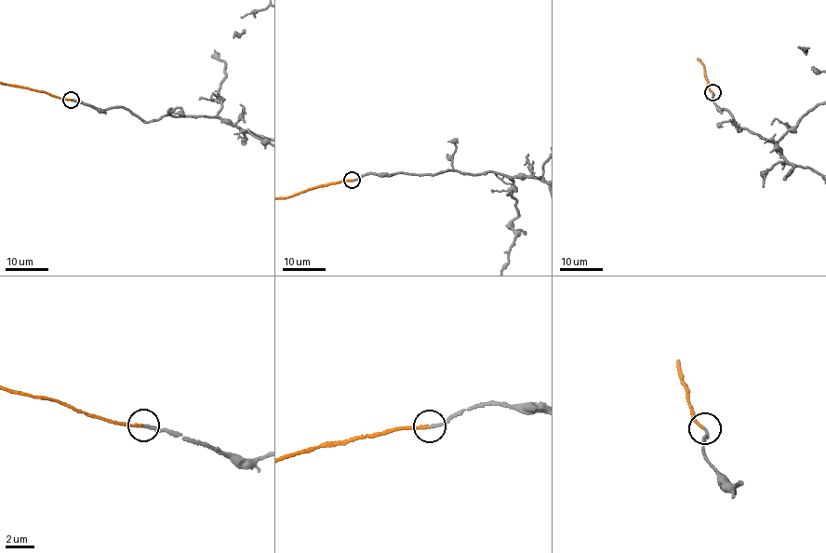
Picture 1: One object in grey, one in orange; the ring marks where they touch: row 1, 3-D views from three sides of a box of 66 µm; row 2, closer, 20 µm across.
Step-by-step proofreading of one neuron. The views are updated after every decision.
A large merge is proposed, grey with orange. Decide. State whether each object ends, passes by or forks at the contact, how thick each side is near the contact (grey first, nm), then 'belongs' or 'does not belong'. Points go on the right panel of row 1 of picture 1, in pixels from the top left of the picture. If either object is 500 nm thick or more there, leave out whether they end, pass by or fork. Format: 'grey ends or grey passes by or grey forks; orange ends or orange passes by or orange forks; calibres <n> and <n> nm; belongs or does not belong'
grey ends; orange ends; calibres 180 and 200 nm; belongs

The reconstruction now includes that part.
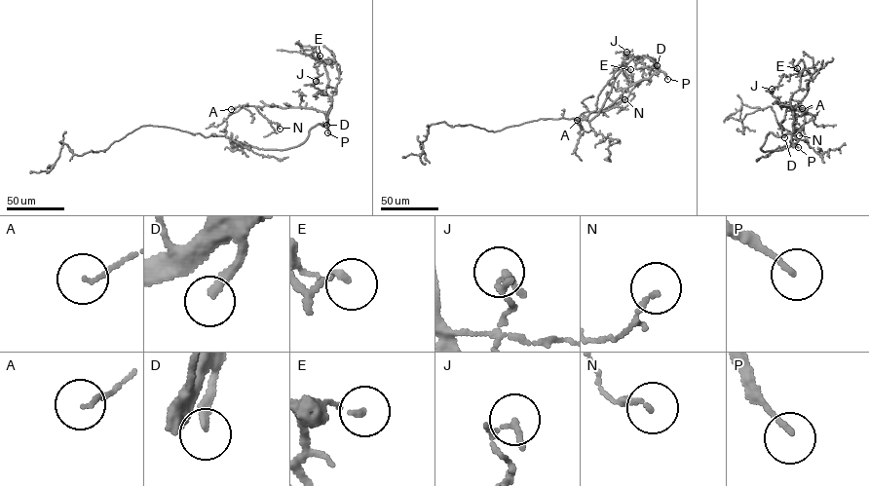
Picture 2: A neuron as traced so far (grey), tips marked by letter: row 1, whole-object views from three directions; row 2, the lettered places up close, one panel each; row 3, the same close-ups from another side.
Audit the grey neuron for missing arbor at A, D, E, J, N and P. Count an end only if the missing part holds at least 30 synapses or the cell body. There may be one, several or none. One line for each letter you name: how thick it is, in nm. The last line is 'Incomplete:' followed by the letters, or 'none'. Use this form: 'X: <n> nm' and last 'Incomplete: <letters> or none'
D: 240 nm
P: 140 nm
Incomplete: D, P

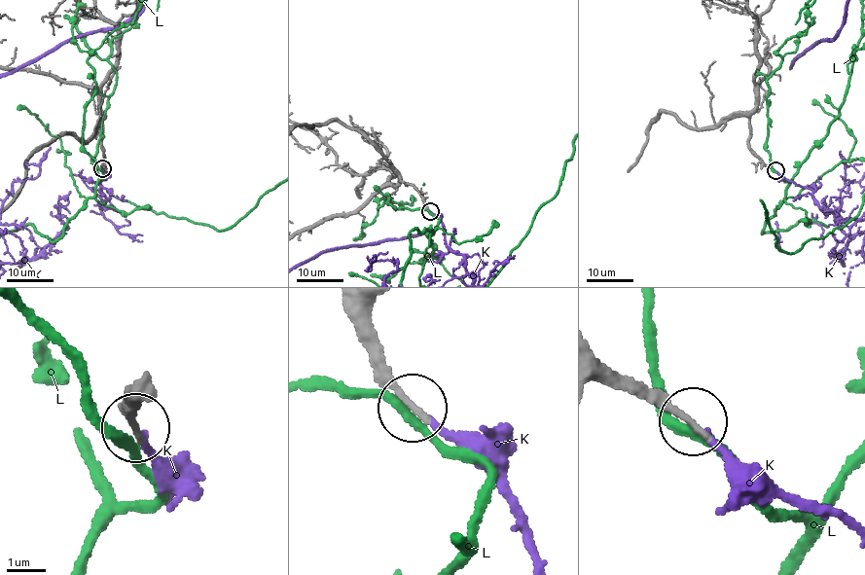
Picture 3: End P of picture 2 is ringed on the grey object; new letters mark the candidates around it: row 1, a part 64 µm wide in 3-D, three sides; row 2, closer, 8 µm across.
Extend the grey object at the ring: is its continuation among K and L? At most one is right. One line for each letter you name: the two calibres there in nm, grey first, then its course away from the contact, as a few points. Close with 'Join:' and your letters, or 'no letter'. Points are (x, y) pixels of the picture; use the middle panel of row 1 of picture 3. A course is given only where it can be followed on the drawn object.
Join: no letter

